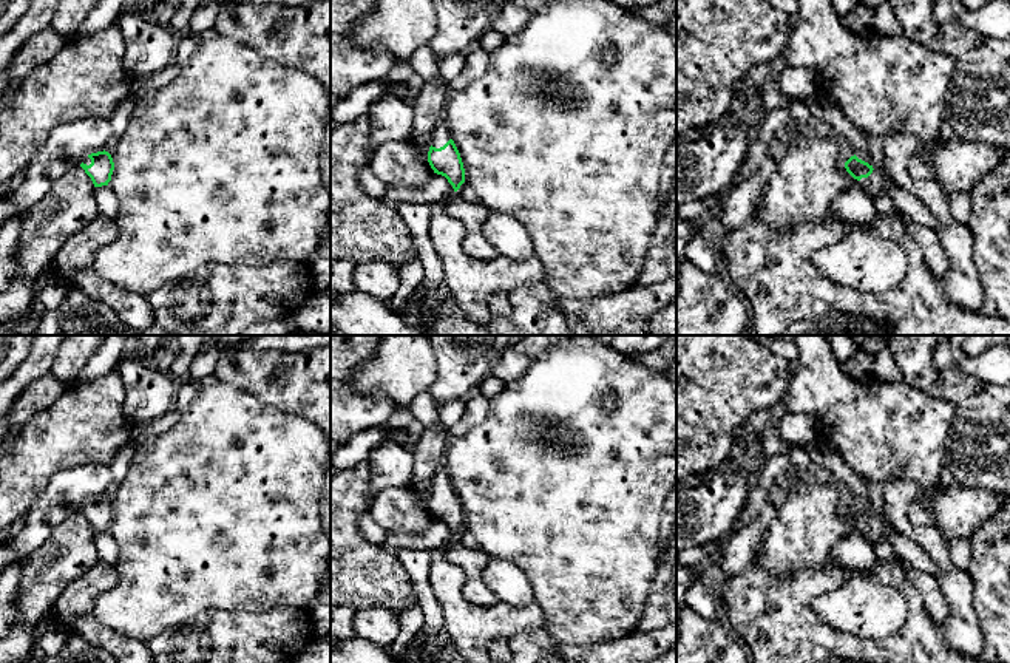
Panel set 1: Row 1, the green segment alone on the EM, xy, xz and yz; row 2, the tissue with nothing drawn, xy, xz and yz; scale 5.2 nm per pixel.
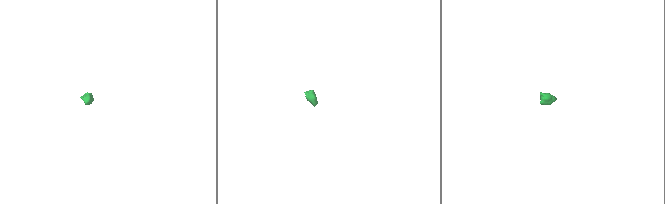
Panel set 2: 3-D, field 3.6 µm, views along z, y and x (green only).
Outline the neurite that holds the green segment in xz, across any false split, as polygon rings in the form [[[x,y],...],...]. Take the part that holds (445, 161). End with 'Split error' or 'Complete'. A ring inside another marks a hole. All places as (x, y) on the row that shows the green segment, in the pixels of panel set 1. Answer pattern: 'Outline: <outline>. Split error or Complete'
Outline: [[[443,121],[436,127],[432,133],[428,162],[434,173],[448,179],[454,192],[457,192],[465,182],[465,168],[460,153],[454,141],[449,138]]]. Split error

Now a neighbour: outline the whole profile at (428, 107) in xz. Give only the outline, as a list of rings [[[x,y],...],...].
[[[425,82],[412,104],[414,127],[408,142],[428,159],[431,138],[436,127],[443,121],[443,108],[446,105],[449,90],[446,82]]]

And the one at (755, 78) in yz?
[[[769,62],[755,65],[743,76],[744,87],[734,93],[734,99],[727,110],[727,119],[737,119],[746,113],[747,102],[758,90],[771,80],[772,65]]]

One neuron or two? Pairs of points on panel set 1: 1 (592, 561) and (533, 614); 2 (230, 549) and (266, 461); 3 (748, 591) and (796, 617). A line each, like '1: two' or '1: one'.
1: two
2: one
3: one

